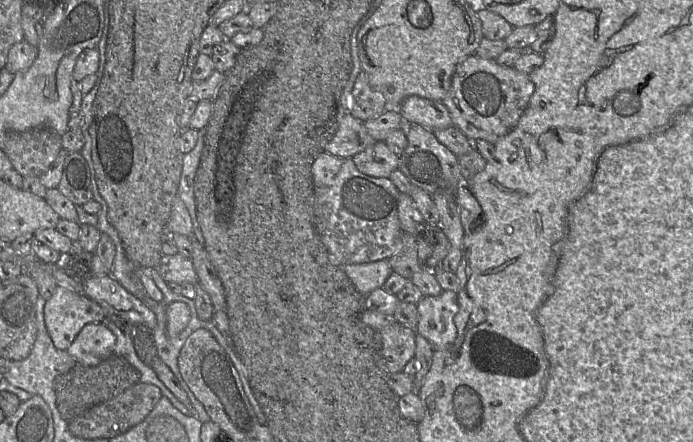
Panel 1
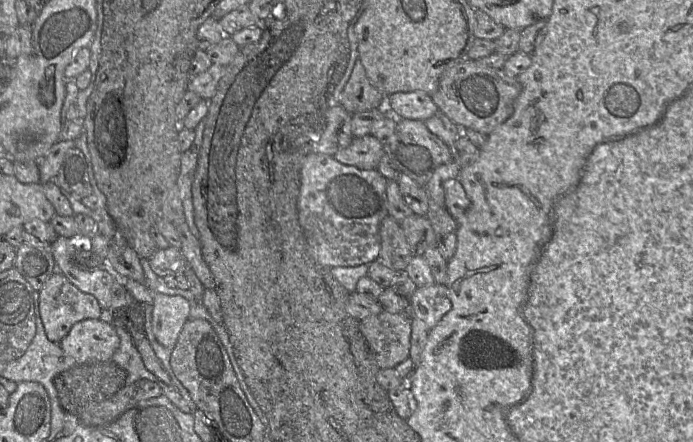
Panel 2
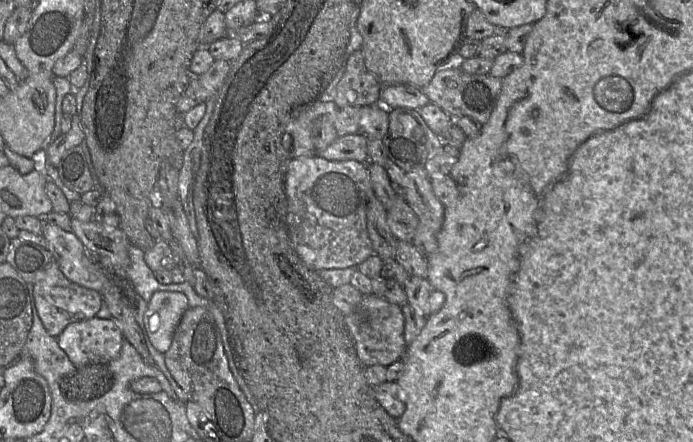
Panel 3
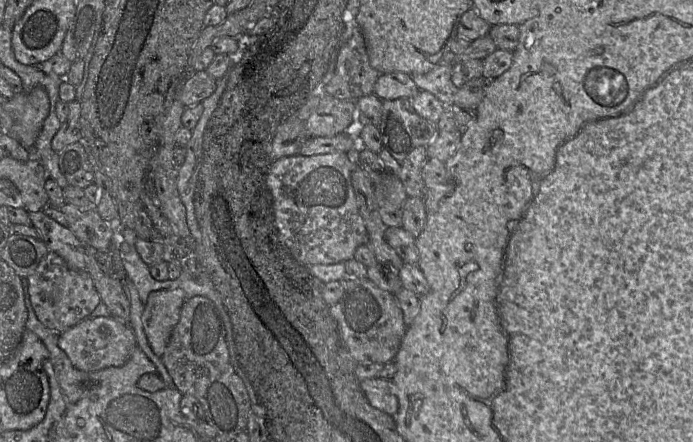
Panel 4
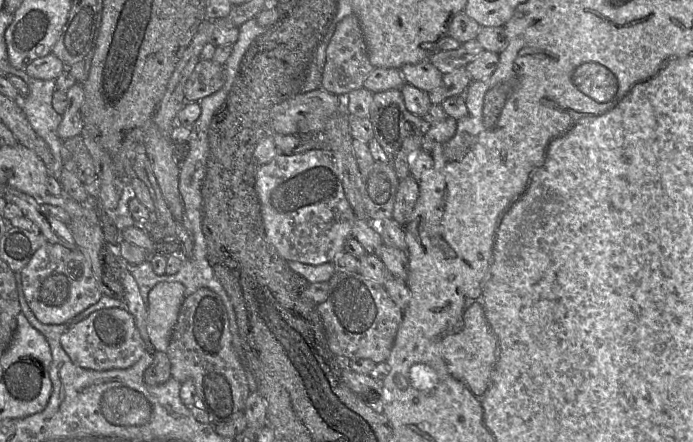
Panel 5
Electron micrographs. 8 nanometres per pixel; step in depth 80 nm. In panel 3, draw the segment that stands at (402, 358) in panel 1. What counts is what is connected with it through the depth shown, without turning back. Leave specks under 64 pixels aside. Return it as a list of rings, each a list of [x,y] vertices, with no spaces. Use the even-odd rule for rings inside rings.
[[[375,294],[363,295],[354,311],[345,316],[345,323],[353,337],[357,356],[365,366],[388,367],[401,360],[407,344],[404,337],[405,318],[402,309]]]

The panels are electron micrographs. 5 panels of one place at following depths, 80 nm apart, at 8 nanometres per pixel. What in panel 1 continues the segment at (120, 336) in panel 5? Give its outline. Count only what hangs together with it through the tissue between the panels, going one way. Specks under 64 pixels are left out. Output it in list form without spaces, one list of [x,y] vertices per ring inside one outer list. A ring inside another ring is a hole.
[[[102,323],[85,325],[66,350],[77,363],[97,365],[114,354],[116,336]]]

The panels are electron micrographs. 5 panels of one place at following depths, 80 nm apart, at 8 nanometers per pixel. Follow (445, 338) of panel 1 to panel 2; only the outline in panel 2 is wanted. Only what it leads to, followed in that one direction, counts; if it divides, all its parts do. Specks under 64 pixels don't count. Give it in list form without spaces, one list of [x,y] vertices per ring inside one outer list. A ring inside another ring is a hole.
[[[441,284],[418,287],[410,298],[413,316],[432,329],[450,311],[452,304],[448,289]]]

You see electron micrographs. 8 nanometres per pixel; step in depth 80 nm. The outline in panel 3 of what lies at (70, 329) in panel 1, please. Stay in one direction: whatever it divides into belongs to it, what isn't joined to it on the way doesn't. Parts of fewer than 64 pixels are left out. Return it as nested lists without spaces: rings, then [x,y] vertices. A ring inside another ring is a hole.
[[[55,260],[49,264],[45,272],[41,275],[41,278],[33,284],[32,296],[44,328],[49,335],[55,338],[68,325],[96,317],[96,314],[104,303],[98,291],[70,281],[62,273]]]

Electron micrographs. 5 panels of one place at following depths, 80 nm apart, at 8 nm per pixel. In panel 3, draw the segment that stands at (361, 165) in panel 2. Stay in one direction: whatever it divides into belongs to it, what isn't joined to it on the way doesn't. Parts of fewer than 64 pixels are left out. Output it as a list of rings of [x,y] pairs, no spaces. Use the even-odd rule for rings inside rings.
[[[363,133],[338,137],[325,150],[320,152],[318,156],[331,161],[356,160],[367,165],[369,161],[367,137]]]

